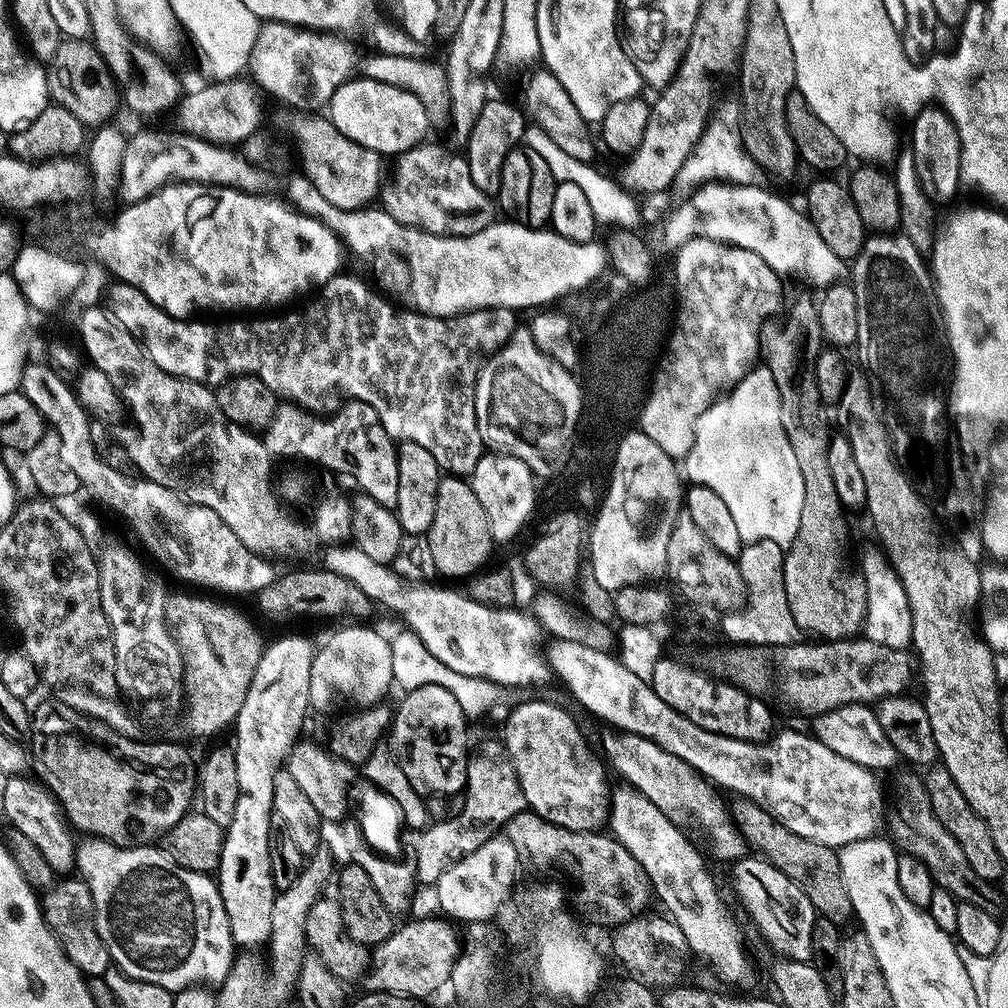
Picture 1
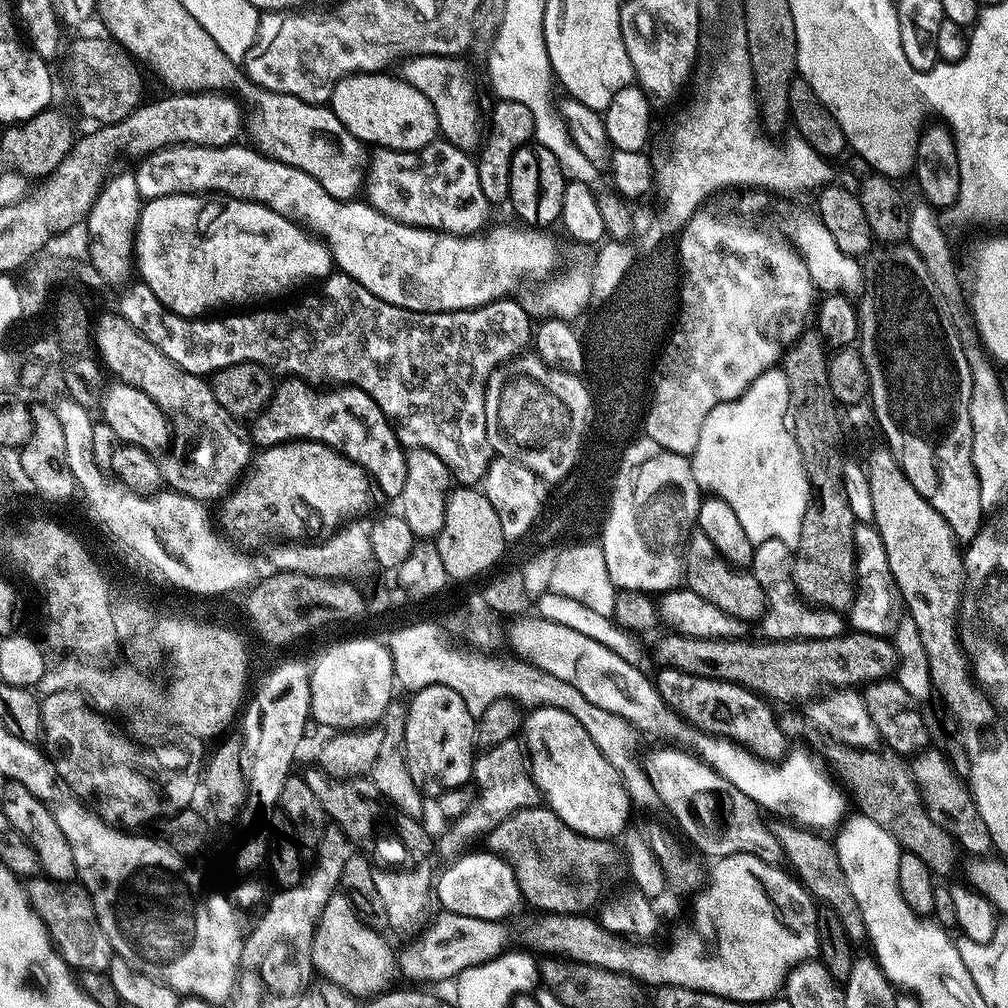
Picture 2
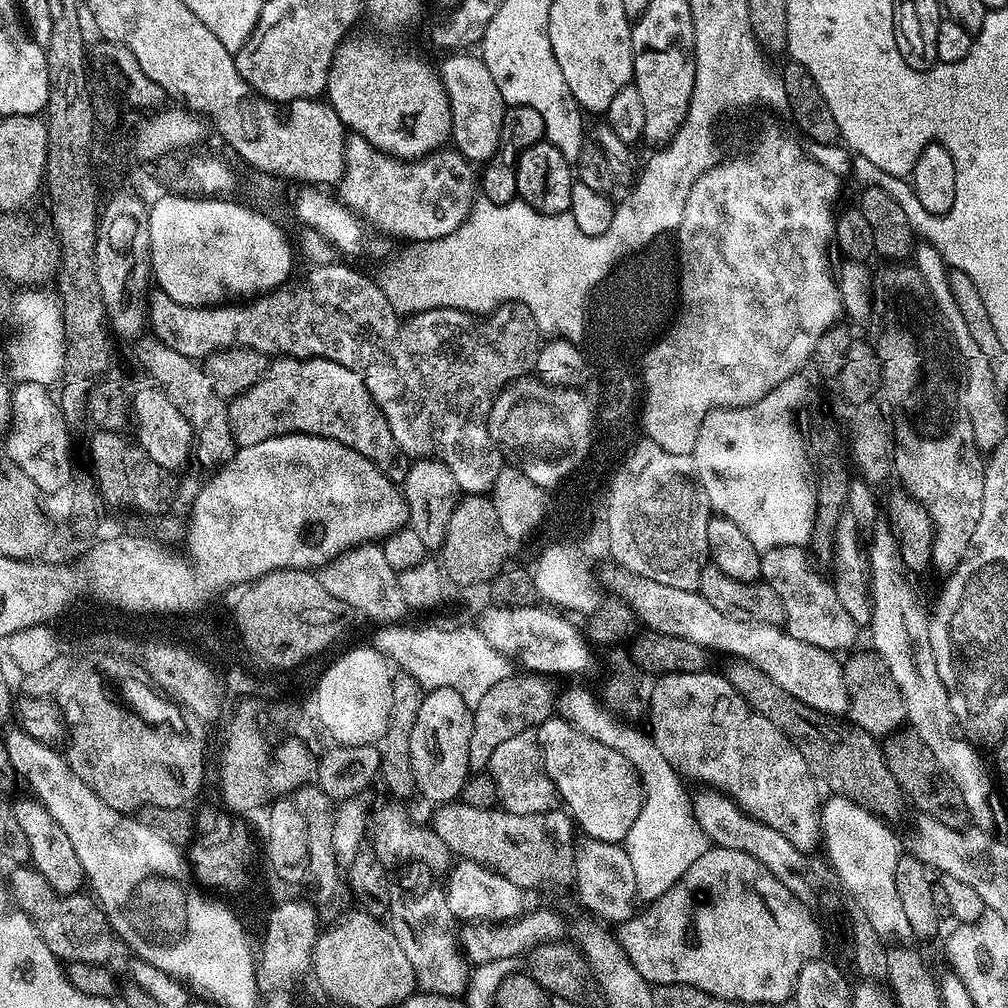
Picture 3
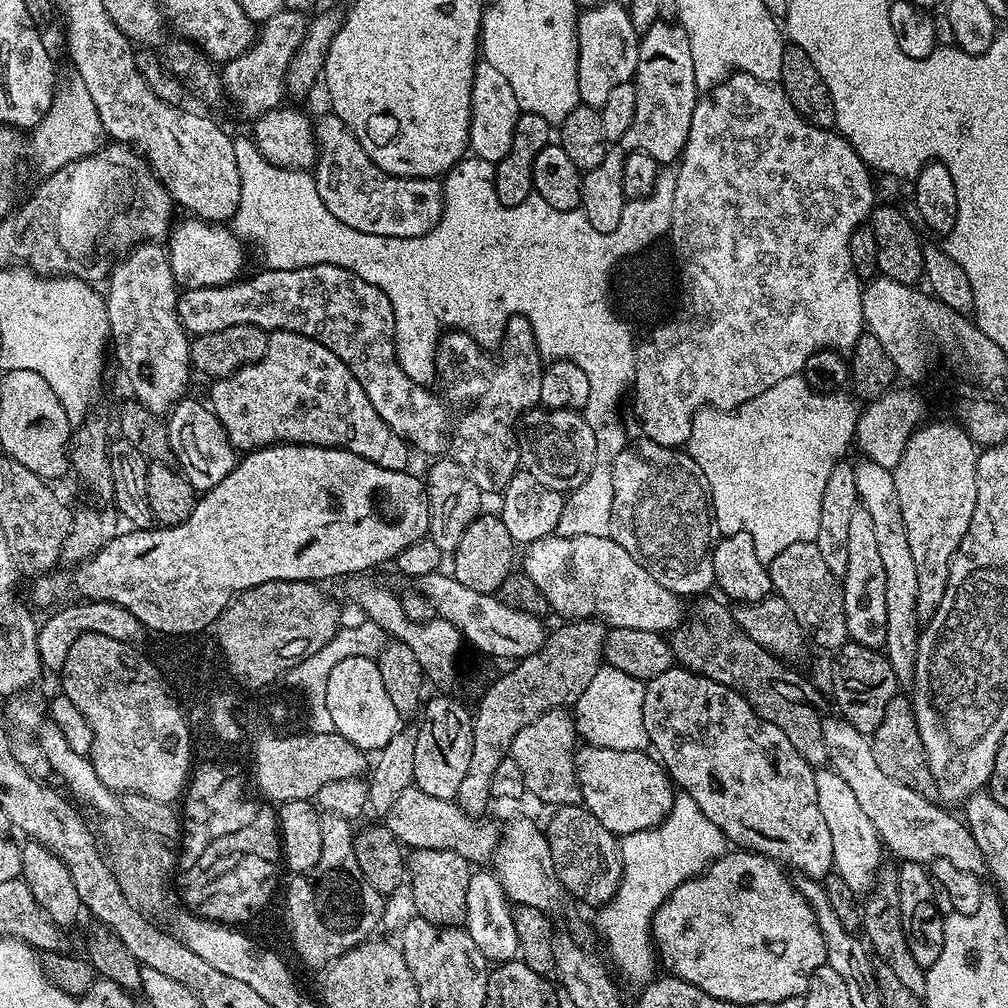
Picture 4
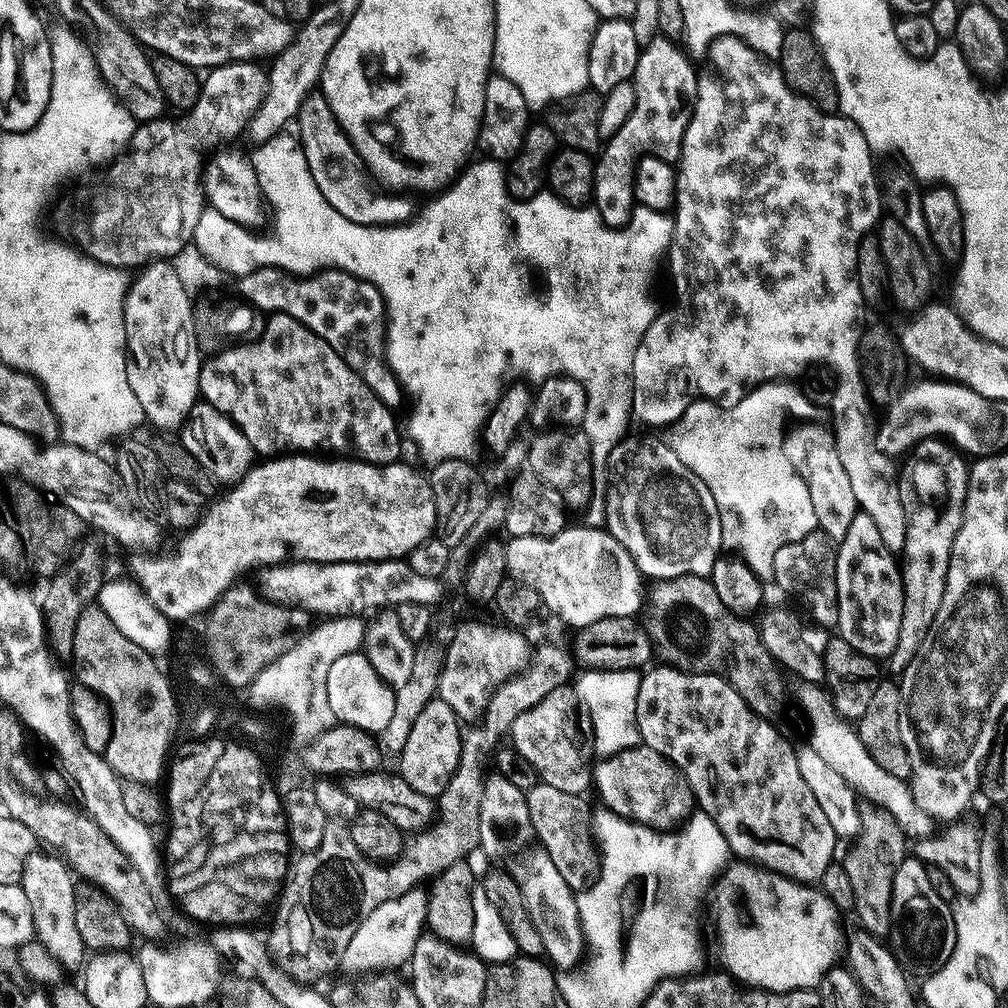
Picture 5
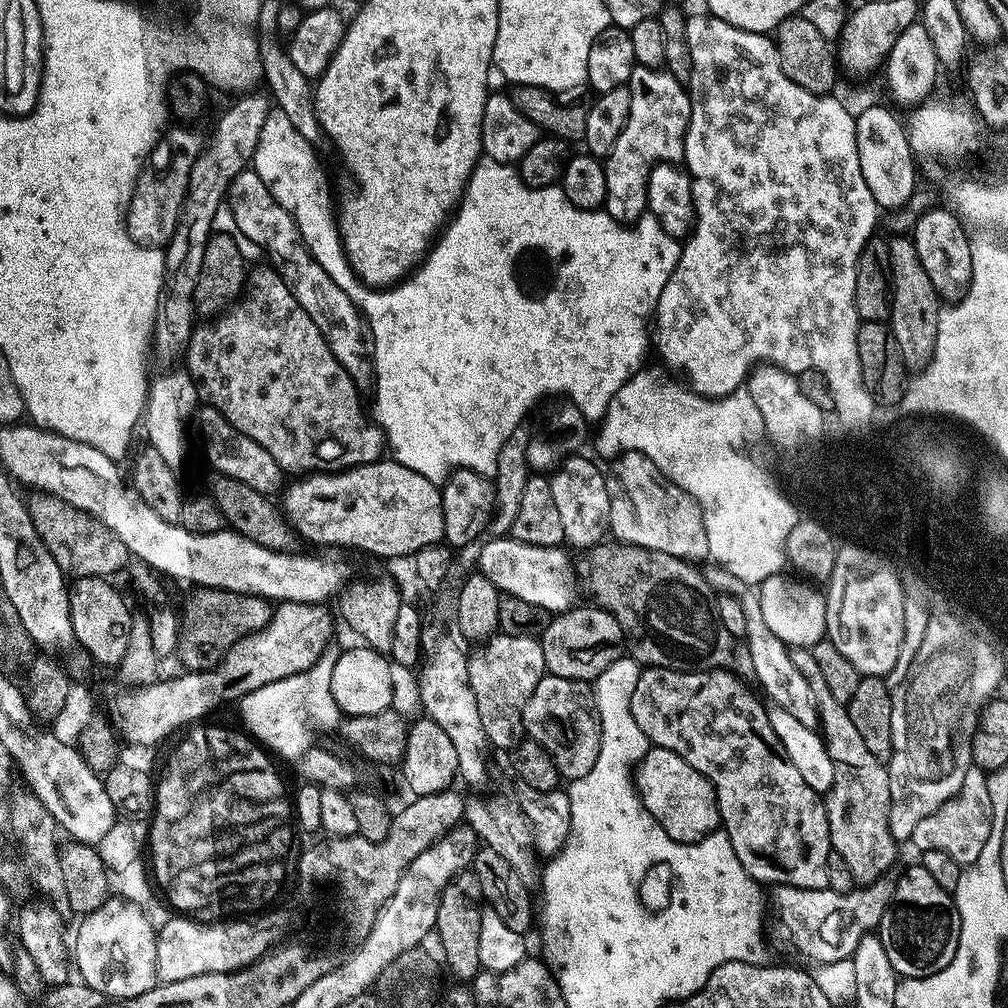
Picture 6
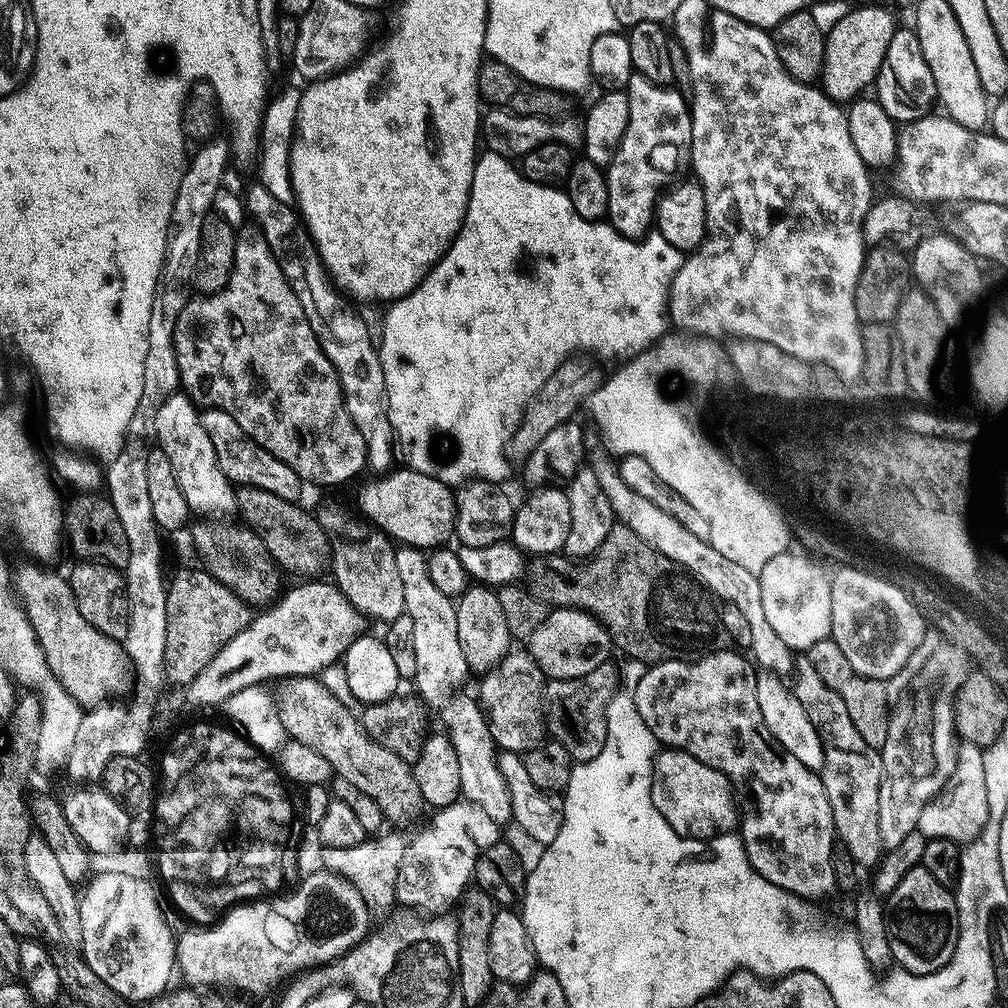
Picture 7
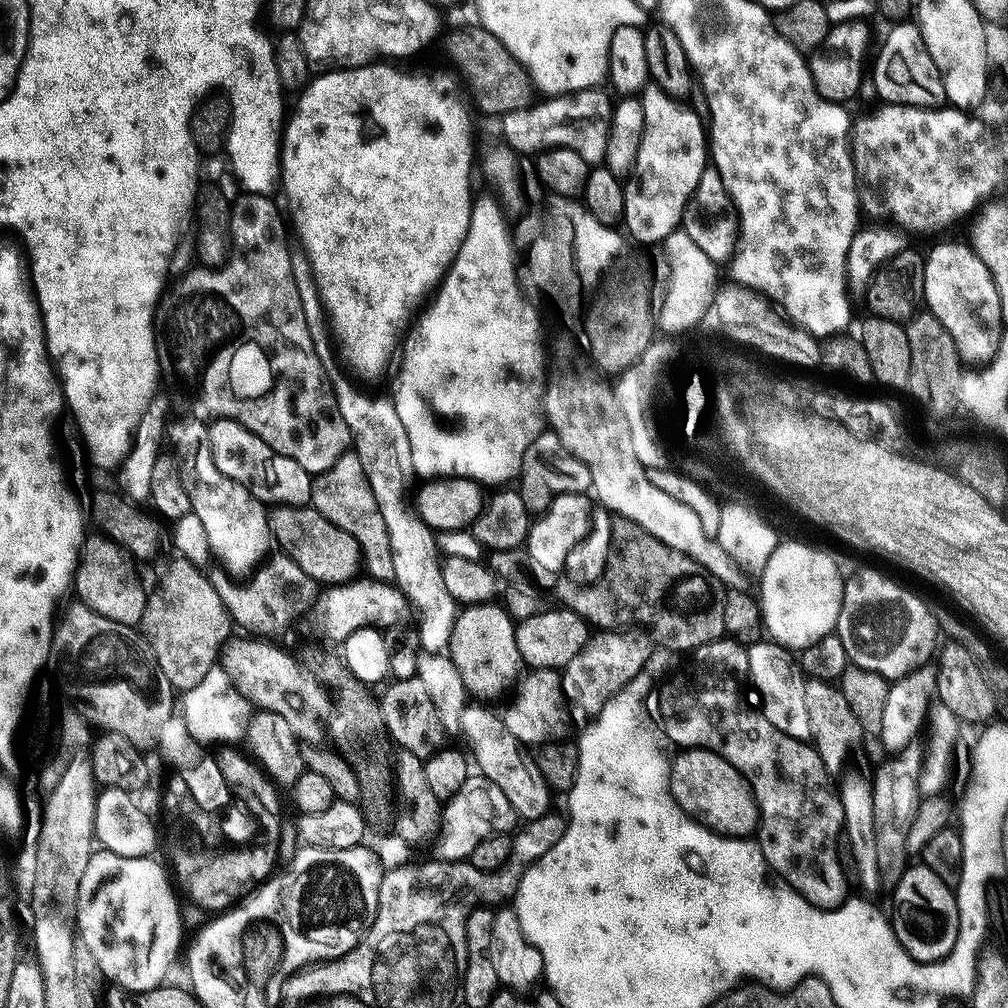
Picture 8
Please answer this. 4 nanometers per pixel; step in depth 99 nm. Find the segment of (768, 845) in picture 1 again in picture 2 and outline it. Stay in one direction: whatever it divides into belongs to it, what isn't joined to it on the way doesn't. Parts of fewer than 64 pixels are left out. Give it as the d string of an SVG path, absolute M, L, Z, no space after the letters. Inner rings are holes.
M791 827L779 829L778 832L787 863L792 863L791 871L811 896L832 908L834 914L842 918L842 926L846 926L846 934L853 945L863 945L868 939L866 922L862 922L862 910L858 910L858 902L854 902L854 894L850 894L850 882L846 882L846 874L842 874L835 843L831 839L823 840L820 837L823 835L807 828Z

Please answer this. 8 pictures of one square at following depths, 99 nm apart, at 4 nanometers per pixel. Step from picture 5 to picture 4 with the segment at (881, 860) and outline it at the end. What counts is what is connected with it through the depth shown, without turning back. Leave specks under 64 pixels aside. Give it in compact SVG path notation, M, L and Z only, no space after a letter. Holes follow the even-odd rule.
M888 866L881 867L876 873L875 885L866 896L868 901L865 899L862 904L862 936L869 949L878 957L879 963L890 966L890 970L894 970L894 978L898 978L898 982L902 982L902 986L906 986L913 996L923 997L925 969L914 962L914 954L910 954L910 946L906 946L896 873L895 867Z

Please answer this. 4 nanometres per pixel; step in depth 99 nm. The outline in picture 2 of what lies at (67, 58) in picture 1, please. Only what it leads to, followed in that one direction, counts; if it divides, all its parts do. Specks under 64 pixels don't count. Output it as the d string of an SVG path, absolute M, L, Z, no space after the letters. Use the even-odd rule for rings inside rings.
M84 36L73 42L72 92L81 110L90 119L97 120L97 125L103 126L124 120L135 108L140 107L145 96L144 80L140 77L141 65L115 40L100 36Z

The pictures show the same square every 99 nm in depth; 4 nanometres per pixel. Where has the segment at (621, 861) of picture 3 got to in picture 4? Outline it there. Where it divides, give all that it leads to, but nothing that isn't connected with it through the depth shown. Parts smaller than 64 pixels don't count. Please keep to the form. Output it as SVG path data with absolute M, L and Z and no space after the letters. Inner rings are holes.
M561 804L555 809L556 812L546 824L546 835L548 837L548 855L554 862L556 877L562 882L562 886L581 905L596 904L603 906L612 901L616 895L616 888L620 884L620 875L624 867L620 861L620 845L617 837L610 830L606 830L604 825L596 821L596 817L588 813L587 808L580 804Z

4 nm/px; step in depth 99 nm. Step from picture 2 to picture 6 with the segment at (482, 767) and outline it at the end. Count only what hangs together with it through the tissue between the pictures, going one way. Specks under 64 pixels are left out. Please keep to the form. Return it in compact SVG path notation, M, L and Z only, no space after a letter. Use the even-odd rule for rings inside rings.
M544 675L524 707L522 728L527 739L546 750L565 781L586 778L600 749L600 721L596 719L593 685L583 680Z

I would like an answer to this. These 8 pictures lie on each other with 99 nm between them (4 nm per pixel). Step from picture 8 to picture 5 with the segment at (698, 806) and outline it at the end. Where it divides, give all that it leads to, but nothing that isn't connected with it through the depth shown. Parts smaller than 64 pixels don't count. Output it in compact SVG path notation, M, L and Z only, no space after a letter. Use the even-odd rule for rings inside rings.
M629 750L617 752L595 765L594 788L605 799L605 807L619 816L627 816L638 824L657 830L672 830L683 825L694 811L694 797L684 777L657 752Z

